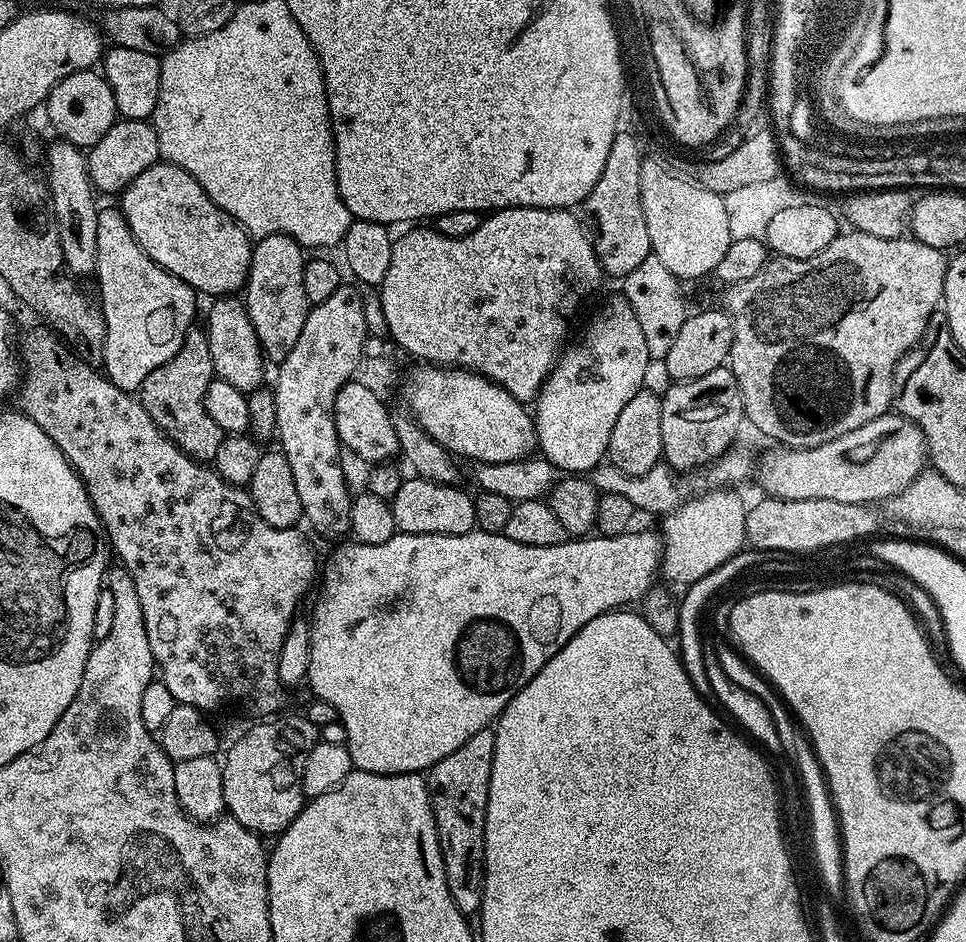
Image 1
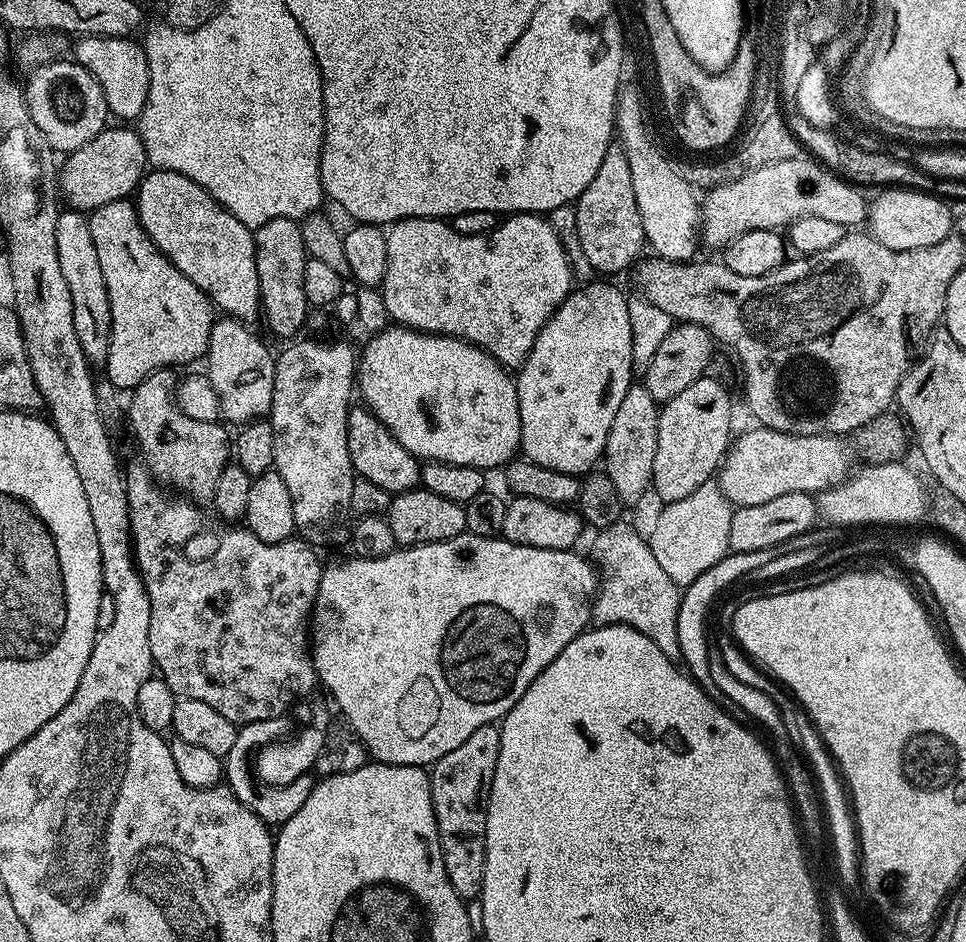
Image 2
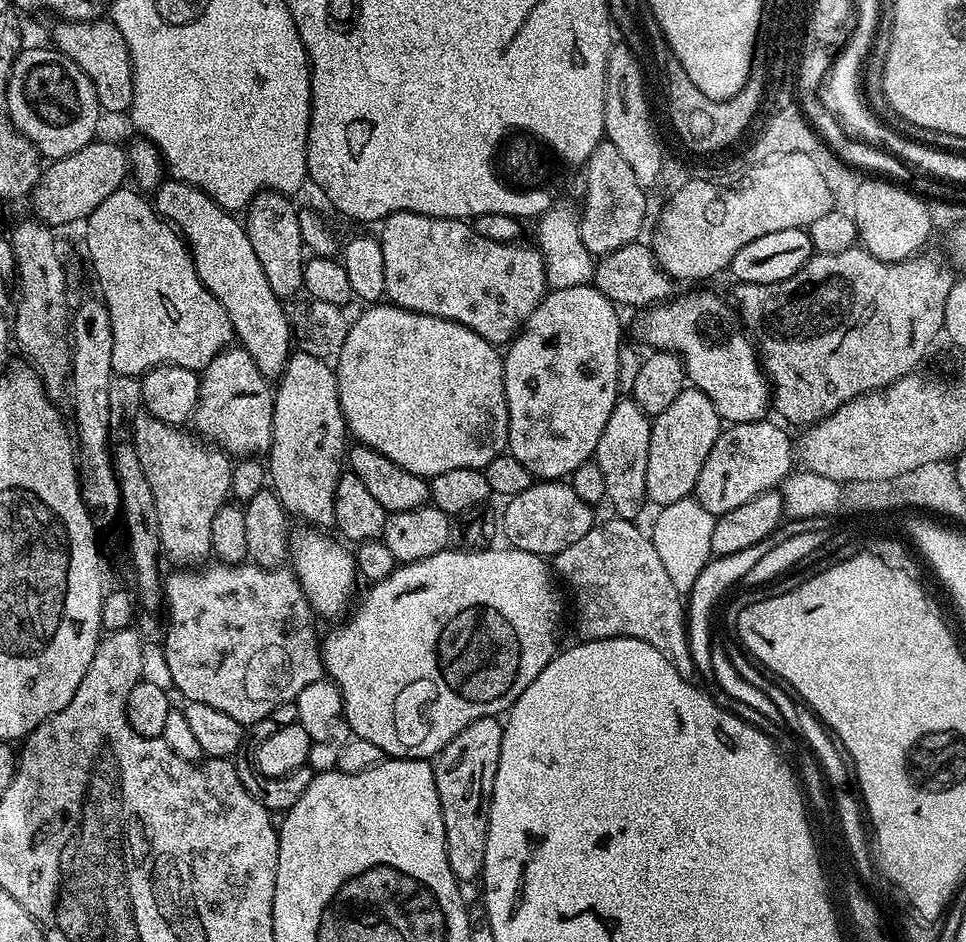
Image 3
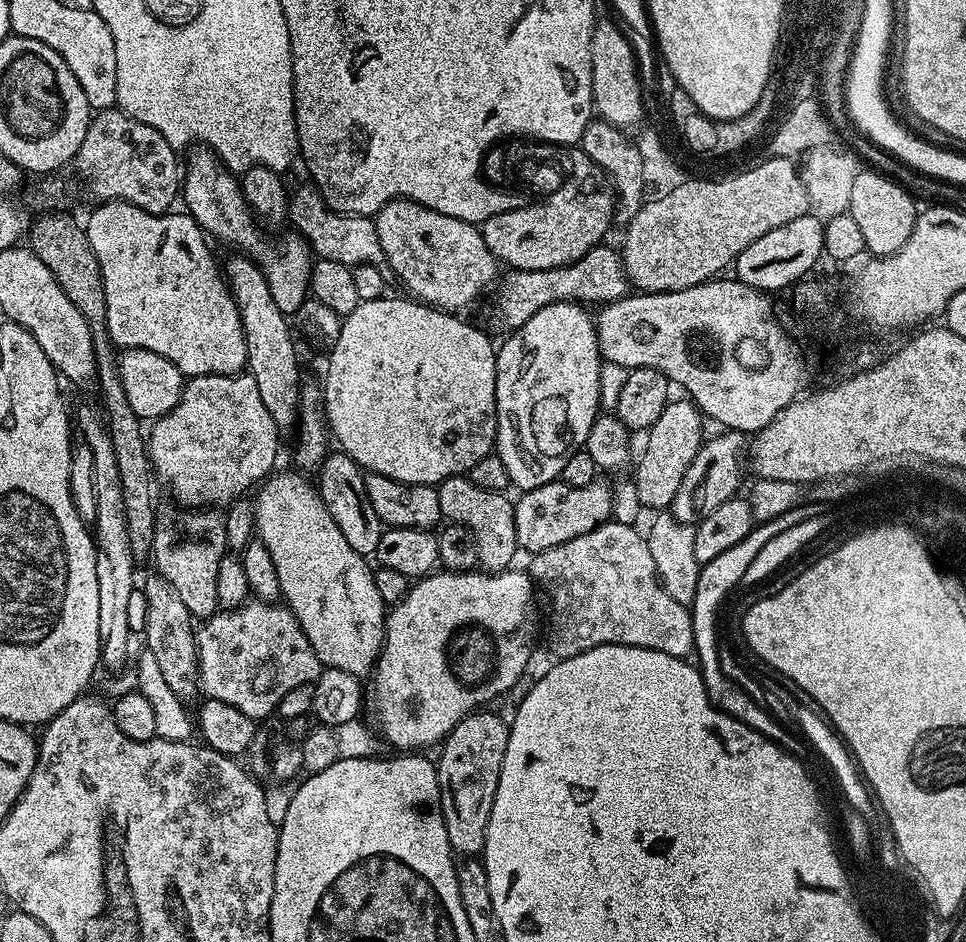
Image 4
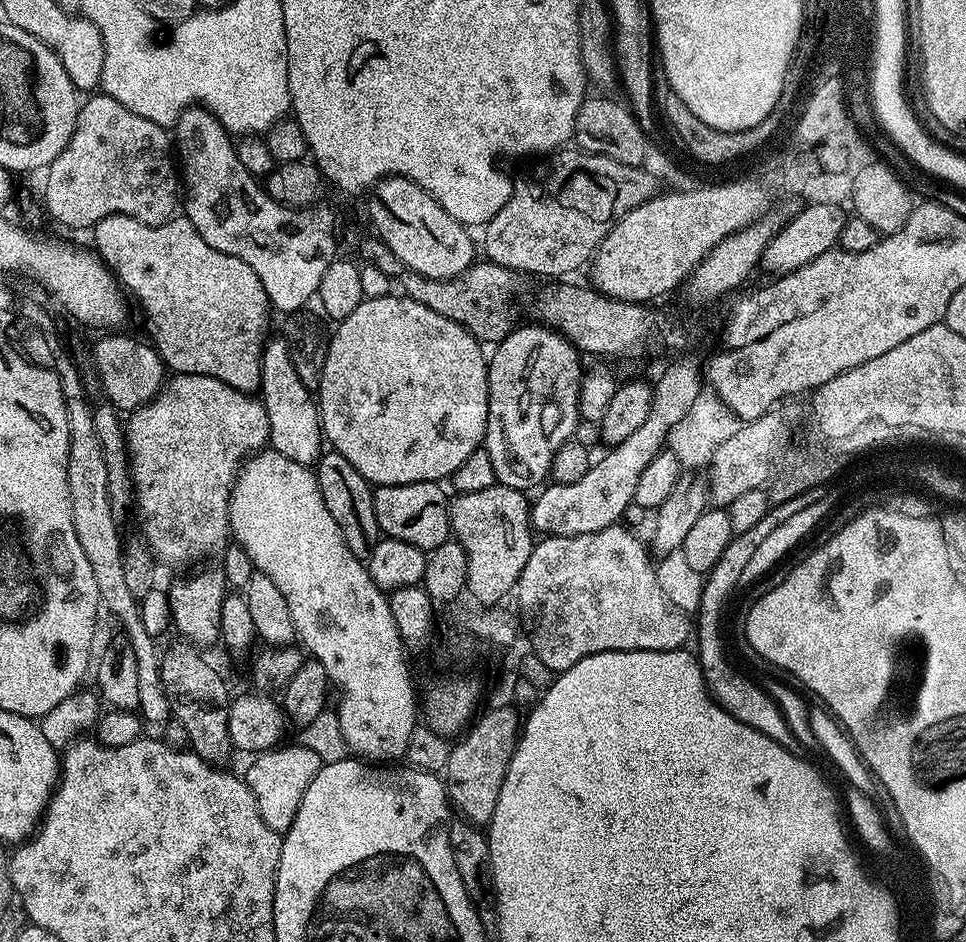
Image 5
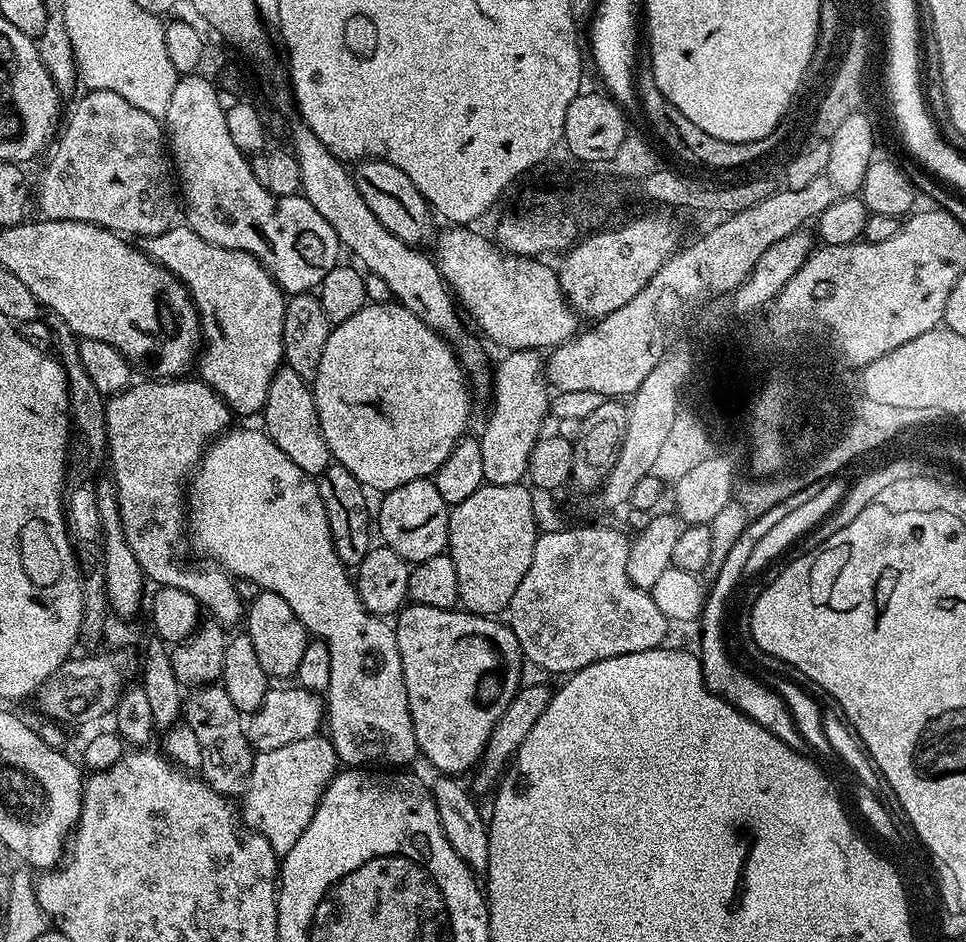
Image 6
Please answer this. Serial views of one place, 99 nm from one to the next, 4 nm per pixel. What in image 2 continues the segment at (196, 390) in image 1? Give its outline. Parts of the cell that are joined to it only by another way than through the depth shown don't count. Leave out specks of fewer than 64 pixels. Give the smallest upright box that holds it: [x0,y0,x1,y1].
[126,368,230,502]

